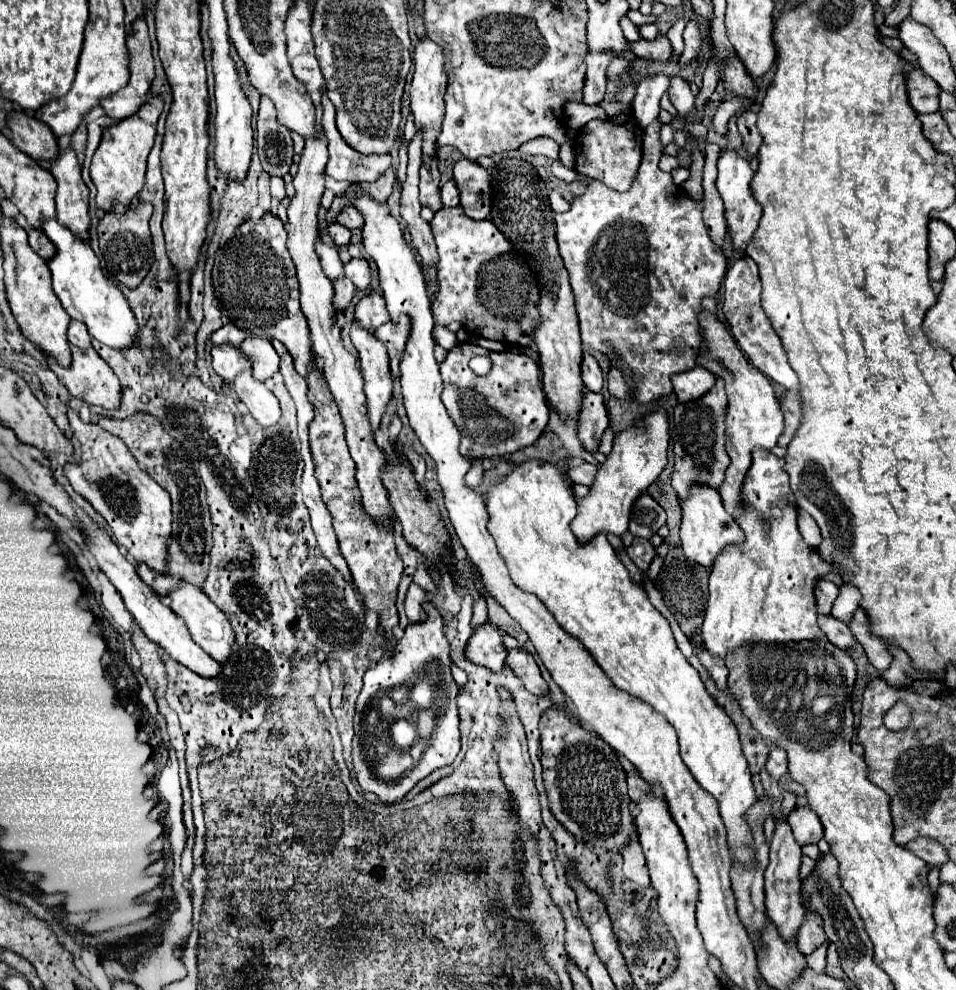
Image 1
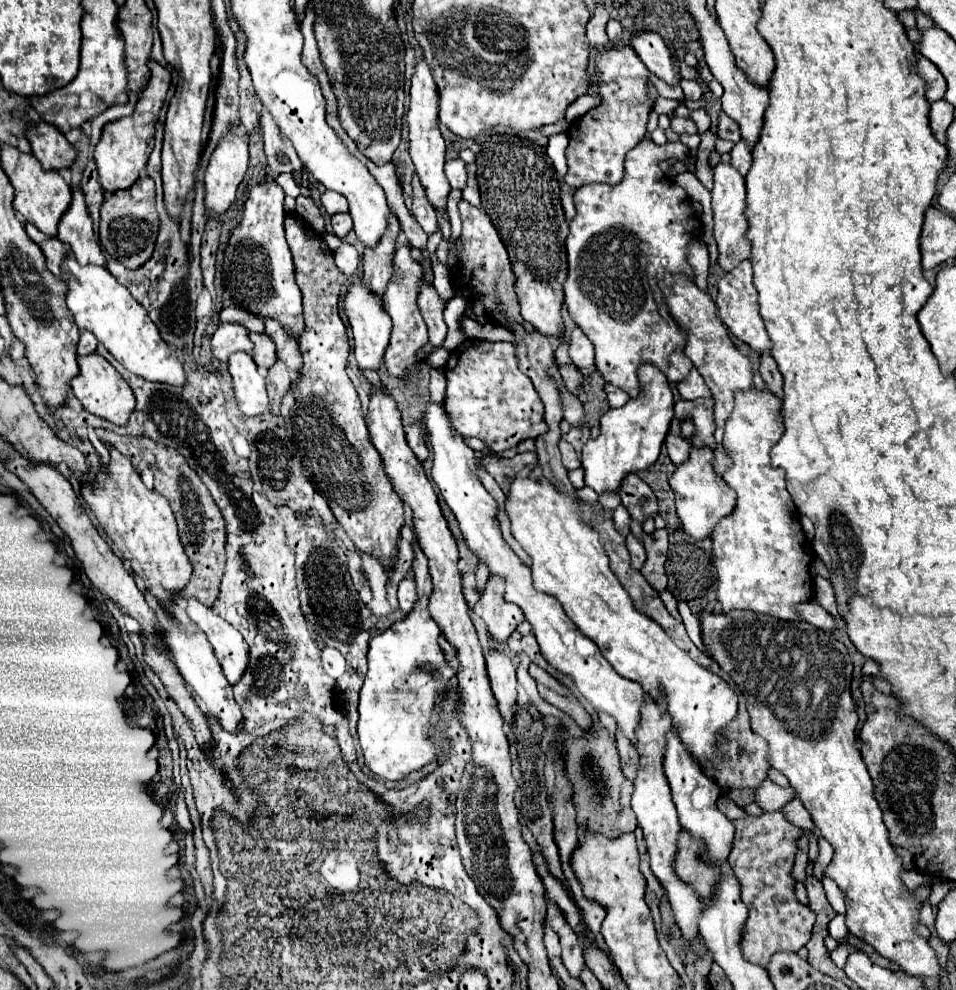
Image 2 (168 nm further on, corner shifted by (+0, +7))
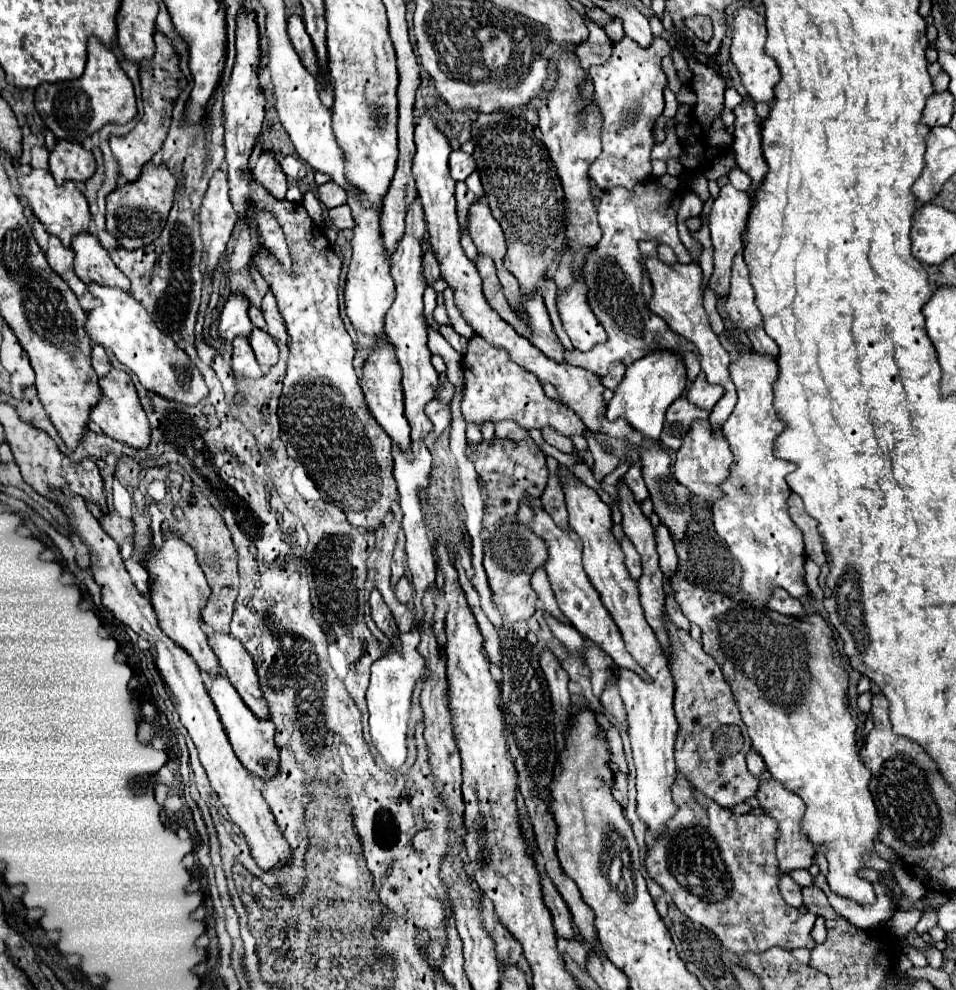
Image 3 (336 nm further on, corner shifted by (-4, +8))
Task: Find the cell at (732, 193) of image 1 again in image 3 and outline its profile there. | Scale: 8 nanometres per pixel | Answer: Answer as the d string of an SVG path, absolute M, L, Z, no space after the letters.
M730 183L726 187L720 189L720 197L714 201L710 217L708 217L708 227L710 227L710 237L712 237L712 245L714 245L714 275L710 279L710 289L718 295L718 297L728 297L728 287L730 287L730 271L732 271L732 259L734 255L744 247L744 231L746 231L746 221L748 221L748 213L750 213L752 201L748 197L748 193L742 193L738 189L734 189Z

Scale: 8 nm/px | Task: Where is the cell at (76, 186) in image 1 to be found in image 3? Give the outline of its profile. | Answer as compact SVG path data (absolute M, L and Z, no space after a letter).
M76 235L72 239L72 249L76 253L74 269L80 281L86 285L100 283L106 287L120 287L122 291L130 291L128 277L124 277L124 273L114 267L108 251L94 235Z

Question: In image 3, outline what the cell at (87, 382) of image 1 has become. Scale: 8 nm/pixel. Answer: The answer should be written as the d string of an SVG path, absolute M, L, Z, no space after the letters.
M112 369L106 377L100 379L100 387L104 393L104 399L92 409L90 419L104 431L104 435L112 437L114 441L122 441L134 449L144 449L150 443L150 427L148 427L148 419L146 413L138 401L138 393L136 387L130 379L130 375L126 371L118 371Z

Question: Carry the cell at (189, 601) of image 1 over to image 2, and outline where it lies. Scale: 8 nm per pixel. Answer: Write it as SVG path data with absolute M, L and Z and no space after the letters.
M194 596L188 598L188 616L198 628L208 636L208 642L214 648L214 654L224 670L224 676L230 684L236 684L248 664L248 644L232 624L222 616L216 616L214 608L200 604Z

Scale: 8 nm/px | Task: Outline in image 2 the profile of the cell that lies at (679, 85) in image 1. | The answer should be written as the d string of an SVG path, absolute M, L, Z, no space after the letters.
M642 32L638 36L632 36L632 48L640 56L640 60L646 64L646 68L664 80L666 84L676 84L682 80L680 74L674 72L672 56L664 40L656 32Z

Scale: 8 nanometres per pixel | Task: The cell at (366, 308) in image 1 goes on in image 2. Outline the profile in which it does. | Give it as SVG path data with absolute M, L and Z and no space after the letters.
M390 216L390 226L388 232L382 236L380 244L376 248L366 248L364 250L364 272L362 272L362 282L364 286L376 294L378 298L384 296L388 282L392 278L392 268L390 268L390 260L392 254L396 250L394 242L398 238L400 226L398 220L394 216Z

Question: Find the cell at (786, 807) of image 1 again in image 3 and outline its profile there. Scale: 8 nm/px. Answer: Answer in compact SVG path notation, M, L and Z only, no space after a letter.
M684 775L676 777L672 785L672 801L678 811L666 823L666 831L654 839L646 849L646 869L650 877L674 899L676 907L694 923L704 925L728 947L730 951L744 955L748 951L762 953L770 947L812 949L816 943L810 937L816 915L800 913L788 905L778 891L778 859L776 859L776 837L778 823L768 815L734 815L726 807L716 805L710 797L702 795L688 783Z

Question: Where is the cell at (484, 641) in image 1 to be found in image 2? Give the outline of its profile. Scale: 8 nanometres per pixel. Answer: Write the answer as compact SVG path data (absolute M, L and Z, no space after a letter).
M490 576L480 602L472 608L476 616L480 616L486 622L490 636L498 644L504 644L516 630L516 626L524 622L522 610L516 604L508 604L502 598L502 594L504 594L504 582L500 578Z

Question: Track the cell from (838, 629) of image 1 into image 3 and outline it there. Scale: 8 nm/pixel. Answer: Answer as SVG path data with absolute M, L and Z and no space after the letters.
M784 589L772 591L772 595L768 597L766 607L772 609L772 611L778 611L782 615L792 615L792 617L798 617L798 615L804 613L802 603L798 599L794 599L794 597L786 597L786 591Z

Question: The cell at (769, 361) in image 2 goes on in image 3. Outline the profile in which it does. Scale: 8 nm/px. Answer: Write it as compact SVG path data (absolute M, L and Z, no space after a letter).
M762 325L756 331L748 331L748 339L752 343L752 349L758 353L770 353L770 355L778 355L778 347L776 343L766 335L766 331L762 329Z

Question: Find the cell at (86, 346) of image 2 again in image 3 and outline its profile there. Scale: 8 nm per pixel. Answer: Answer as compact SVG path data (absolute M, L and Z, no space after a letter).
M96 345L92 349L92 367L100 377L108 375L108 369L112 369L112 363L110 363L110 359L108 359L108 355L106 355L102 345Z

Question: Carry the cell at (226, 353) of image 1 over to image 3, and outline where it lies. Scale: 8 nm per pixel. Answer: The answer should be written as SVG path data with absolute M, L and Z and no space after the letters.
M230 293L228 301L224 303L224 309L220 313L220 335L226 341L232 341L236 335L250 335L252 321L248 317L248 299L242 293Z

